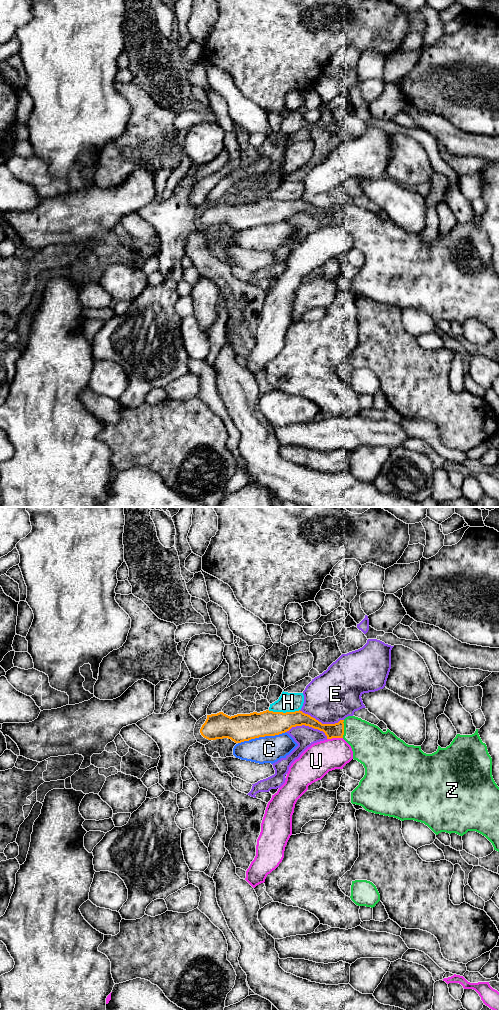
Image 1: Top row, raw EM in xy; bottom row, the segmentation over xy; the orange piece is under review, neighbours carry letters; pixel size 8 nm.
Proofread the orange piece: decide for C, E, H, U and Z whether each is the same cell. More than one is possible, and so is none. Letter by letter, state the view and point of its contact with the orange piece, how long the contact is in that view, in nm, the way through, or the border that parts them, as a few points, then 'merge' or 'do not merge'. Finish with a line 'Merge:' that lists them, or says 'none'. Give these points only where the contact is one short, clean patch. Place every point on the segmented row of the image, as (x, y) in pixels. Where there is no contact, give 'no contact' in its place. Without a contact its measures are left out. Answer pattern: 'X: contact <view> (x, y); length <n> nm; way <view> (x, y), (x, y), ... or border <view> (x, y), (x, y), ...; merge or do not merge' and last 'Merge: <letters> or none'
C: contact xy (261, 736); length 400 nm; do not merge
E: contact xy (320, 722); length 360 nm; do not merge
H: contact xy (282, 712); length 260 nm; do not merge
U: contact xy (334, 737); length 130 nm; do not merge
Z: contact xy (343, 729); length 140 nm; merge
Merge: Z

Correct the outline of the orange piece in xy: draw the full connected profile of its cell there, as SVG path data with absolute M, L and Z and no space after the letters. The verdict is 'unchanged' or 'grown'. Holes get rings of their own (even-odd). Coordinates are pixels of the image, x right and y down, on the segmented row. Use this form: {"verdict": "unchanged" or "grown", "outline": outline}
{"verdict": "grown", "outline": "M266 710L231 717L219 712L207 715L200 733L208 740L228 738L235 743L241 743L259 737L279 735L292 727L302 725L323 731L327 739L343 738L352 748L353 759L364 766L365 775L351 792L352 804L360 805L368 812L394 817L401 821L414 820L424 823L436 835L446 832L463 836L468 831L476 831L485 836L492 843L494 850L499 852L499 787L492 776L492 758L478 734L478 729L472 735L457 734L449 746L446 748L438 746L437 751L432 754L424 753L421 746L406 744L389 729L383 732L378 726L361 718L348 716L335 724L322 724L300 710L286 713Z"}

